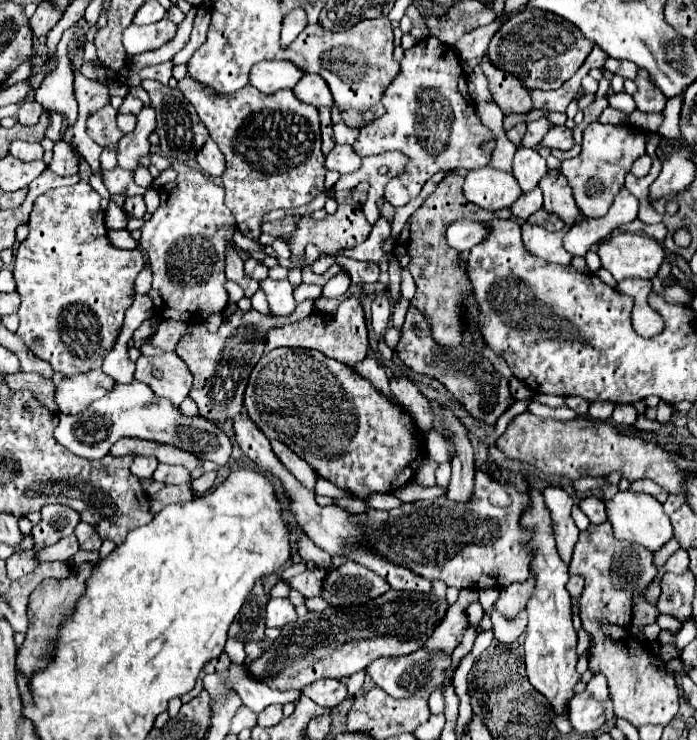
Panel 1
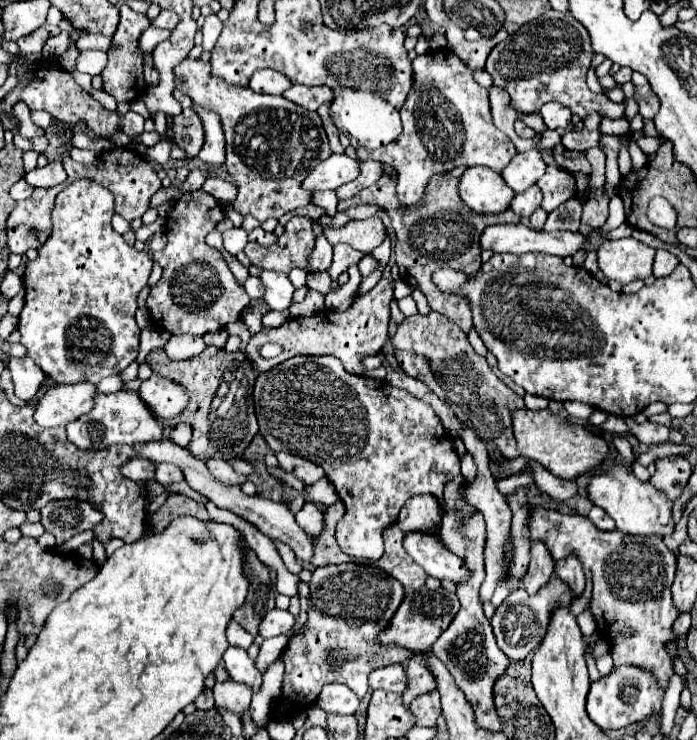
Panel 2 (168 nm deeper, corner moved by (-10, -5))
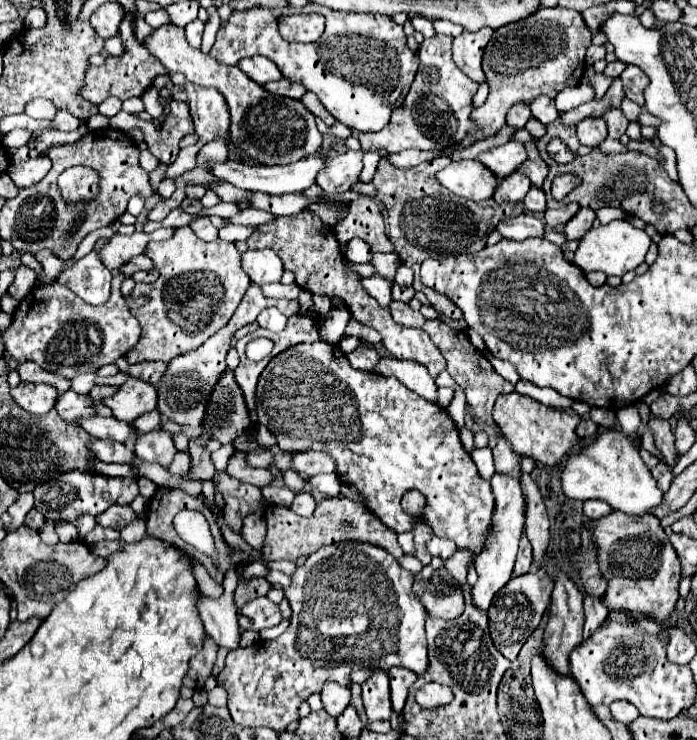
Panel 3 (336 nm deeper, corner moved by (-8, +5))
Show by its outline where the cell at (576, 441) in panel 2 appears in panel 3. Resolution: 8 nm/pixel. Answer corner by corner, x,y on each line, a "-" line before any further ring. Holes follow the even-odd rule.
516,391
498,395
492,409
492,419
496,421
502,437
512,445
512,449
518,455
532,457
540,465
556,465
574,445
580,443
580,437
576,435
576,425
580,423
580,415
576,411
572,411
570,415
564,409
546,407

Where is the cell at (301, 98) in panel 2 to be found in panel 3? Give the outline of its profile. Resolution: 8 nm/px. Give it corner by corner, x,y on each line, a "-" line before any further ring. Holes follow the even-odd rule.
288,79
272,81
272,83
266,83
262,87
268,89
270,93
276,93
276,95
282,95
282,97
292,97
292,99
300,99
306,93
306,89
302,85
296,85
294,81
288,81

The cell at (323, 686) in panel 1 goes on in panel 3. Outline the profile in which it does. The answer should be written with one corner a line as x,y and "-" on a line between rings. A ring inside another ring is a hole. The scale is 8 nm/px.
328,681
324,687
322,687
322,703
324,703
324,709
328,715
332,717
338,717
350,703
350,689
348,687
342,687
334,681

